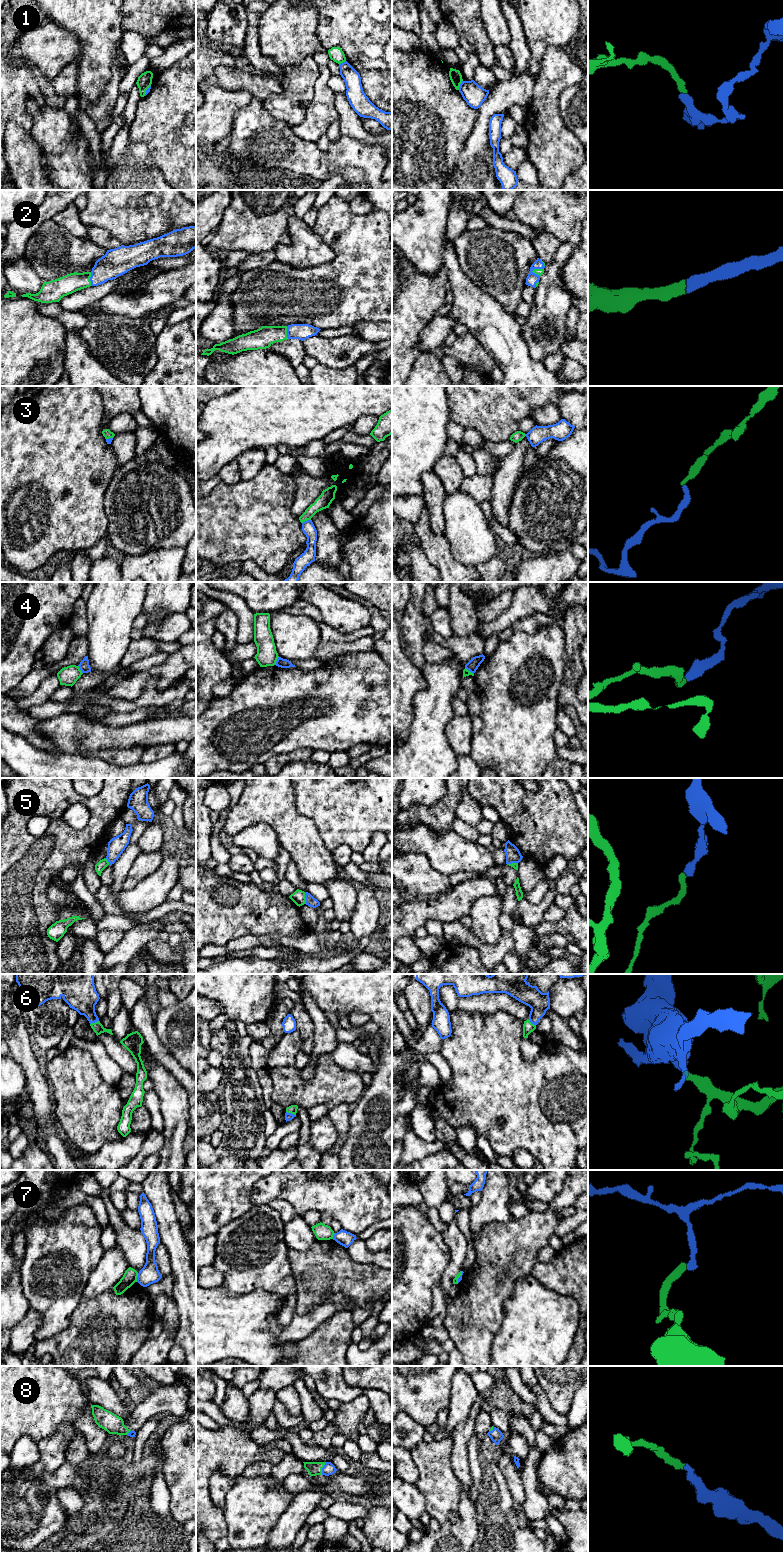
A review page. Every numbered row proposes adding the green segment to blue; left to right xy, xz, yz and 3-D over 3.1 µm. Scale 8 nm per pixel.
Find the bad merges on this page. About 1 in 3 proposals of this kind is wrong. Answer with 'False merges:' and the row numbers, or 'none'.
False merges: 1, 3, 4, 5, 7

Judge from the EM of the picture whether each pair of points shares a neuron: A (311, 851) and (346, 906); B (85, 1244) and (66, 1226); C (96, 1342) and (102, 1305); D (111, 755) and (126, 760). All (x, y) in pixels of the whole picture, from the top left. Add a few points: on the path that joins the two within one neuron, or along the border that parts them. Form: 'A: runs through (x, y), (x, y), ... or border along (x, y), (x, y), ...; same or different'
A: border along (339, 875), (323, 884); different
B: runs through (80, 1240), (71, 1231); same
C: runs through (102, 1333), (102, 1314); same
D: runs through (115, 756), (122, 757); same

